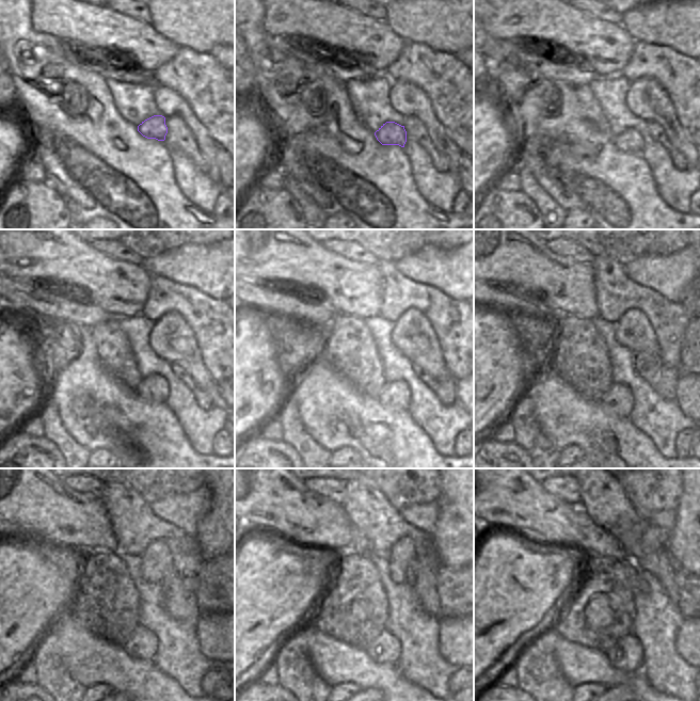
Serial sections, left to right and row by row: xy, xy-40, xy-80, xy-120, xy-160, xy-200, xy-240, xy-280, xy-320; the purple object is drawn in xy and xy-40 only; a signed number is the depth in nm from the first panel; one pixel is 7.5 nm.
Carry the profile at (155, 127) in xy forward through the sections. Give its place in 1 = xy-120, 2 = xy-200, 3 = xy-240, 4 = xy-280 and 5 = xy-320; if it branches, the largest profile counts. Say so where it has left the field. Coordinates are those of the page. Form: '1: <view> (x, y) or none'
1: xy-120 (154, 388)
2: xy-200 (619, 402)
3: xy-240 (143, 644)
4: xy-280 (385, 649)
5: xy-320 (626, 655)

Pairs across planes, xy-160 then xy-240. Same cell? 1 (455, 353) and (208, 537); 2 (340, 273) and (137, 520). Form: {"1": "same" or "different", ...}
{"1": "different", "2": "different"}

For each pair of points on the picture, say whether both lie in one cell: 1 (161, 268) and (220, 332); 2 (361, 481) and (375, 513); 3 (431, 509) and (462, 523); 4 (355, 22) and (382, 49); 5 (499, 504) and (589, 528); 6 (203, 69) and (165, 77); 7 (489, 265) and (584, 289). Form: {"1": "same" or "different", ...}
{"1": "different", "2": "same", "3": "different", "4": "same", "5": "different", "6": "same", "7": "same"}

